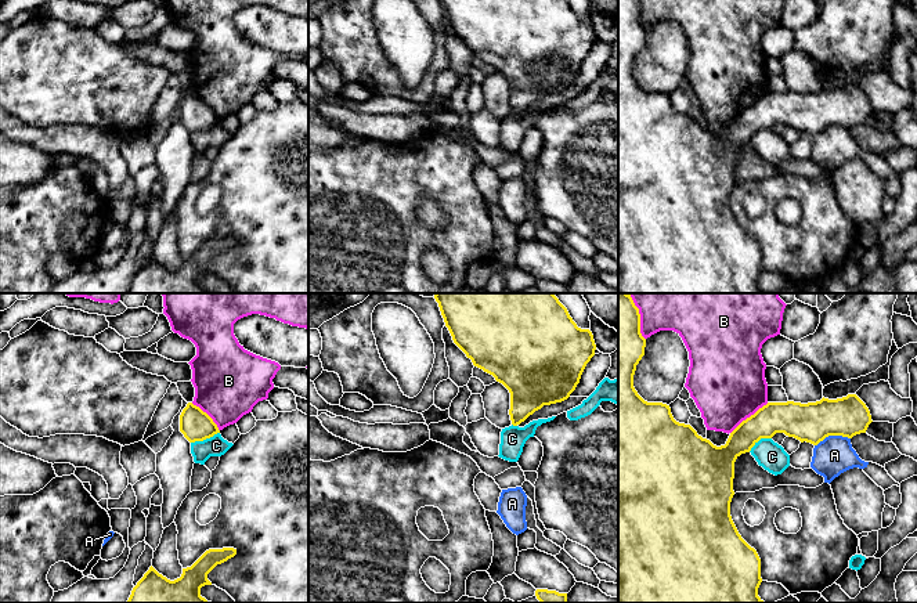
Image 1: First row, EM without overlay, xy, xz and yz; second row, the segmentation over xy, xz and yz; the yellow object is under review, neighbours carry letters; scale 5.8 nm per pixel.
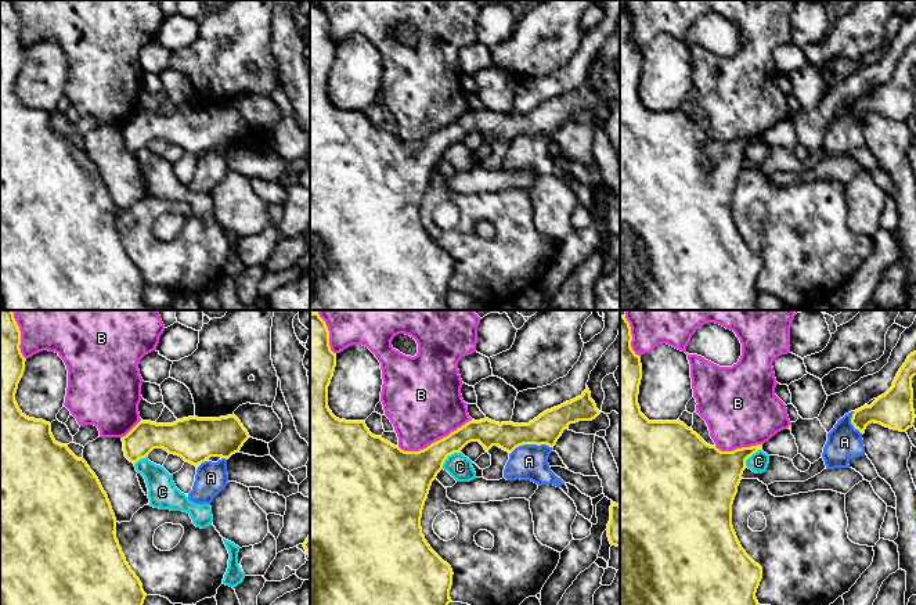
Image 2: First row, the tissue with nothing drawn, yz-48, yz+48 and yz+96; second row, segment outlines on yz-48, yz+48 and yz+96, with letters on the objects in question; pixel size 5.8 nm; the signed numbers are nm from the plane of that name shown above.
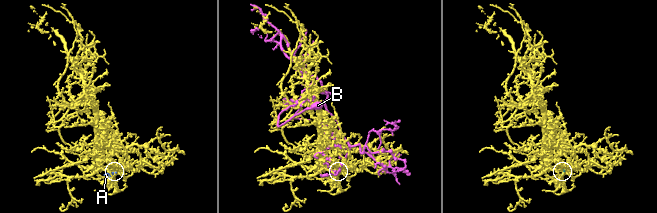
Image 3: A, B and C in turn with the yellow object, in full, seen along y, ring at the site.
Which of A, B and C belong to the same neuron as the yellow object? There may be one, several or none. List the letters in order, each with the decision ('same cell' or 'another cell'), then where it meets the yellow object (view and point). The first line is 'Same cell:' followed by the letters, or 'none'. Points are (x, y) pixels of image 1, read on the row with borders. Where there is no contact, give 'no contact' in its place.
Same cell: none
A: another cell; contact yz (831, 434)
B: another cell; contact yz (750, 416)
C: another cell; contact xy (205, 439)

